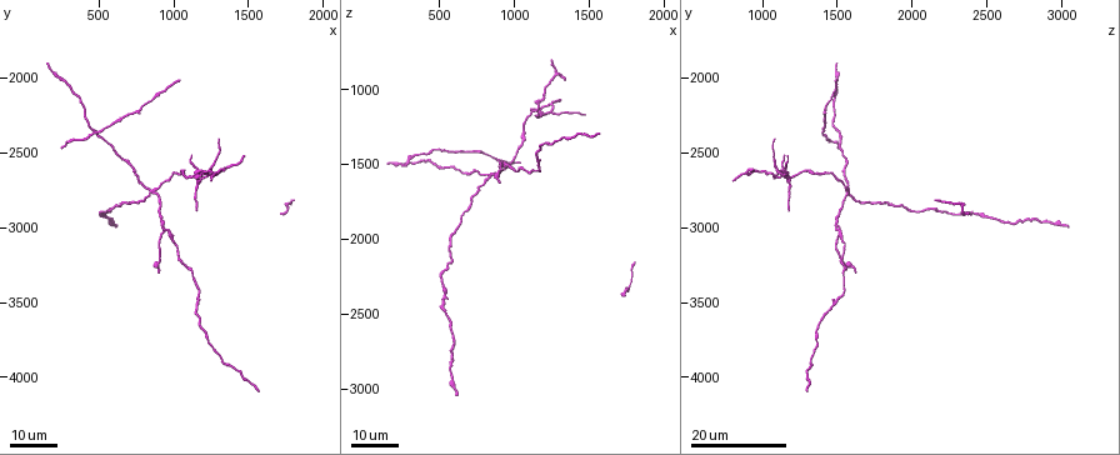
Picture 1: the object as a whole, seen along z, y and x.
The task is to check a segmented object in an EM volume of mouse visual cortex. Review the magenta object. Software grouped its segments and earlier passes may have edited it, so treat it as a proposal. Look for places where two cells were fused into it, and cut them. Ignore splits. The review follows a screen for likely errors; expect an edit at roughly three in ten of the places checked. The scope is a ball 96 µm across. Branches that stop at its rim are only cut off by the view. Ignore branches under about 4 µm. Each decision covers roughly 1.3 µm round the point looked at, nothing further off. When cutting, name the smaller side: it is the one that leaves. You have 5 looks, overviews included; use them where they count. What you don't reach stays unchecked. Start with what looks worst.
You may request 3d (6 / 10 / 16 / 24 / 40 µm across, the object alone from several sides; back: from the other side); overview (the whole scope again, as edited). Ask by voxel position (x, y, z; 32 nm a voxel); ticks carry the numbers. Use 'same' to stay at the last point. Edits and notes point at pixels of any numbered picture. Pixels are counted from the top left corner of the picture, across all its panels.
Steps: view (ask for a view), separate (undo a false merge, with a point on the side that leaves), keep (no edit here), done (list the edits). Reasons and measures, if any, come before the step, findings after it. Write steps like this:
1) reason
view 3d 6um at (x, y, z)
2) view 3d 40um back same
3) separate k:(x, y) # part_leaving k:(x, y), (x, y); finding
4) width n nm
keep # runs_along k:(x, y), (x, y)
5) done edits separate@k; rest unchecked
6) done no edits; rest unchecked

looks like a crossing
view 3d 24um at (1140, 2660, 1140)

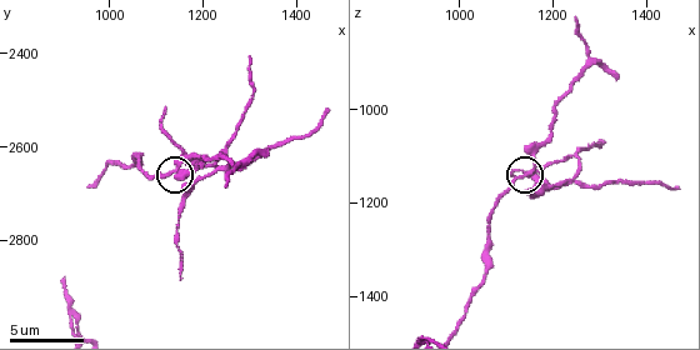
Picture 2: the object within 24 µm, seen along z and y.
view 3d 10um at (1150, 2635, 1135)

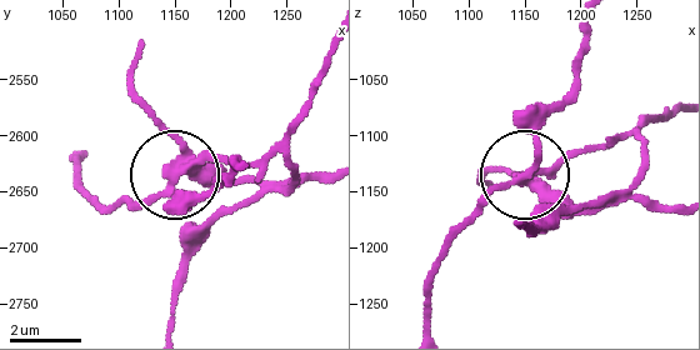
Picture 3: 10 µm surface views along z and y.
view 3d 6um at (1148, 2638, 1140)

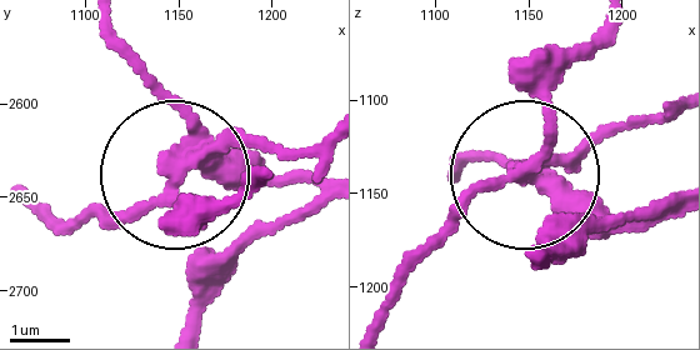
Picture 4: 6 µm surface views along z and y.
arms 5
separate 4:(219, 256) # part_leaving 4:(529, 183), (678, 211); a second cell is stuck on

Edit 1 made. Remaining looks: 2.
view 3d 24um at (840, 2760, 1580)

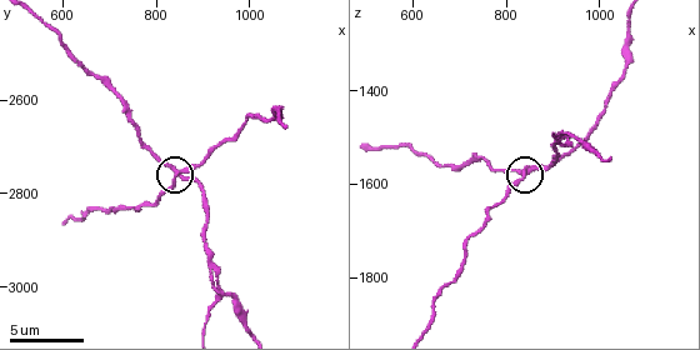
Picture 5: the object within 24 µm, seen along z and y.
view 3d 10um at (840, 2755, 1570)

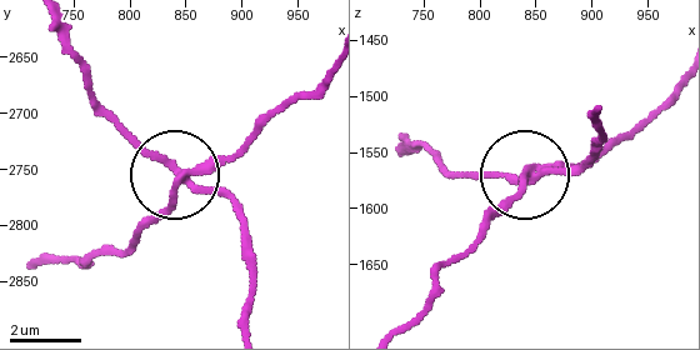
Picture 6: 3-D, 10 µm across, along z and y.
width 220 nm
keep # runs_along 6:(600, 149), (576, 169), (514, 181), (454, 173); continuous, no second cell

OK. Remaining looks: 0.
done edits separate@4; rest unchecked

